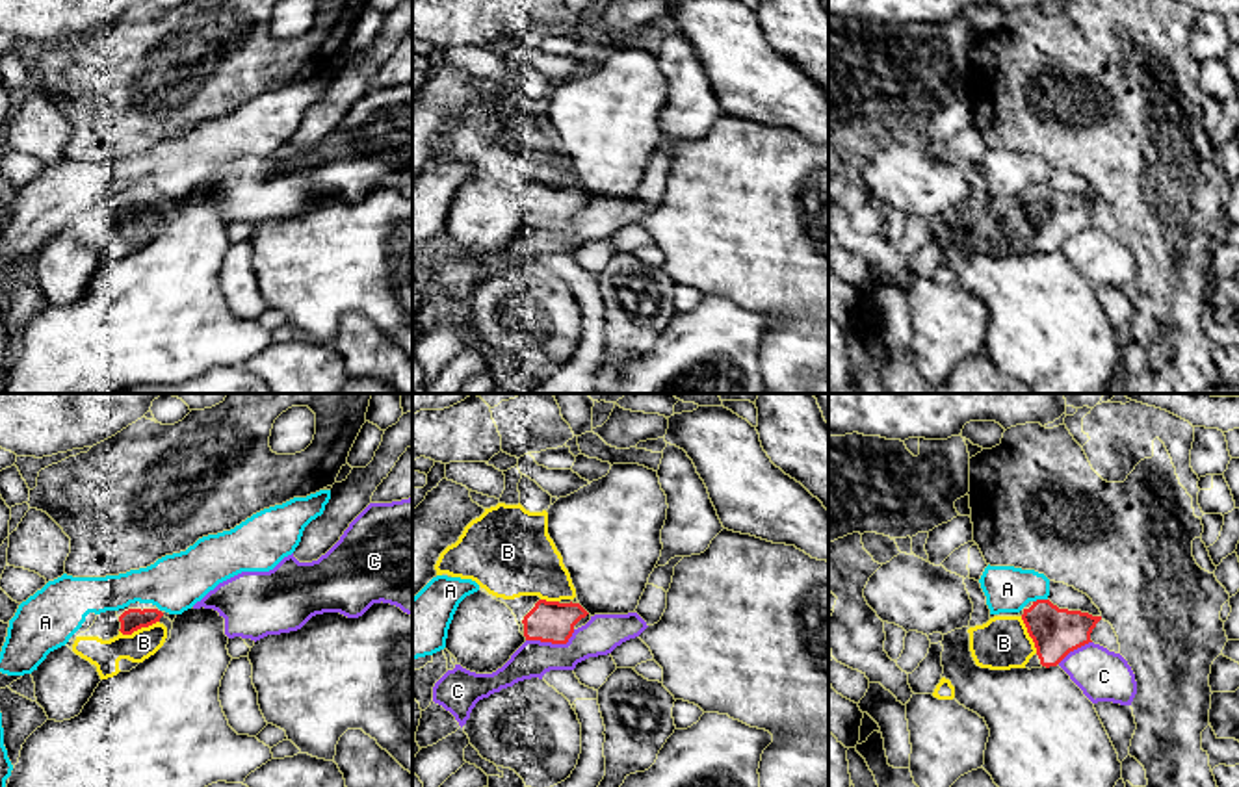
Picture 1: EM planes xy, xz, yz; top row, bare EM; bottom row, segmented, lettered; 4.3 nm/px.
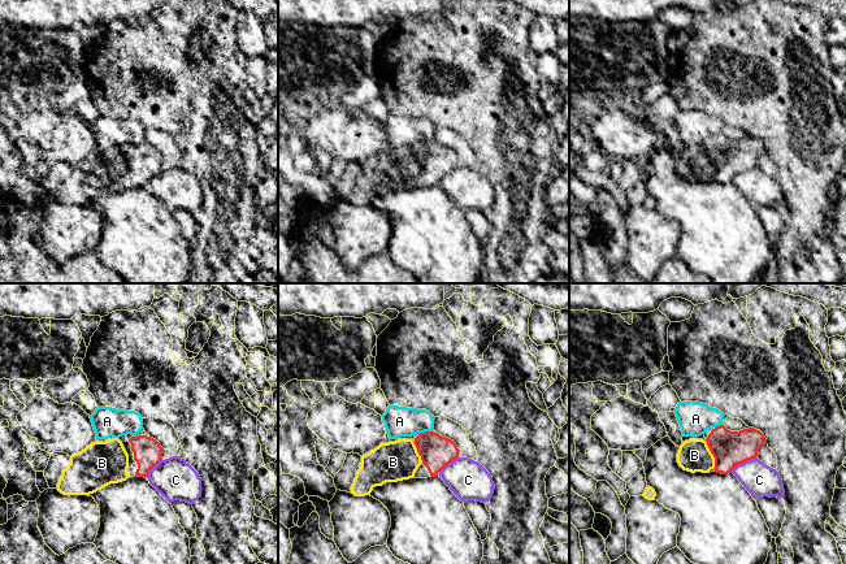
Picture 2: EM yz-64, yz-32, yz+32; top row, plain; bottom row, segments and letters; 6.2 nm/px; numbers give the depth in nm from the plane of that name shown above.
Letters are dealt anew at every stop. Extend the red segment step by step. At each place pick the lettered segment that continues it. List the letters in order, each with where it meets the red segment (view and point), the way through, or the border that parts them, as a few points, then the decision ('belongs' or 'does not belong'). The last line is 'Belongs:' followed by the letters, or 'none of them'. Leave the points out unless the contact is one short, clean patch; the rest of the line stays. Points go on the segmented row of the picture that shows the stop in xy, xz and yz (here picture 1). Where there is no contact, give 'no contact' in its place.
A: meets red in yz at (1039, 600); border along yz (1046, 598), (1033, 602); does not belong
B: meets red in xy at (138, 628); belongs
C: meets red in xz at (552, 643); border along xz (574, 630), (565, 643), (526, 639); does not belong
Belongs: B

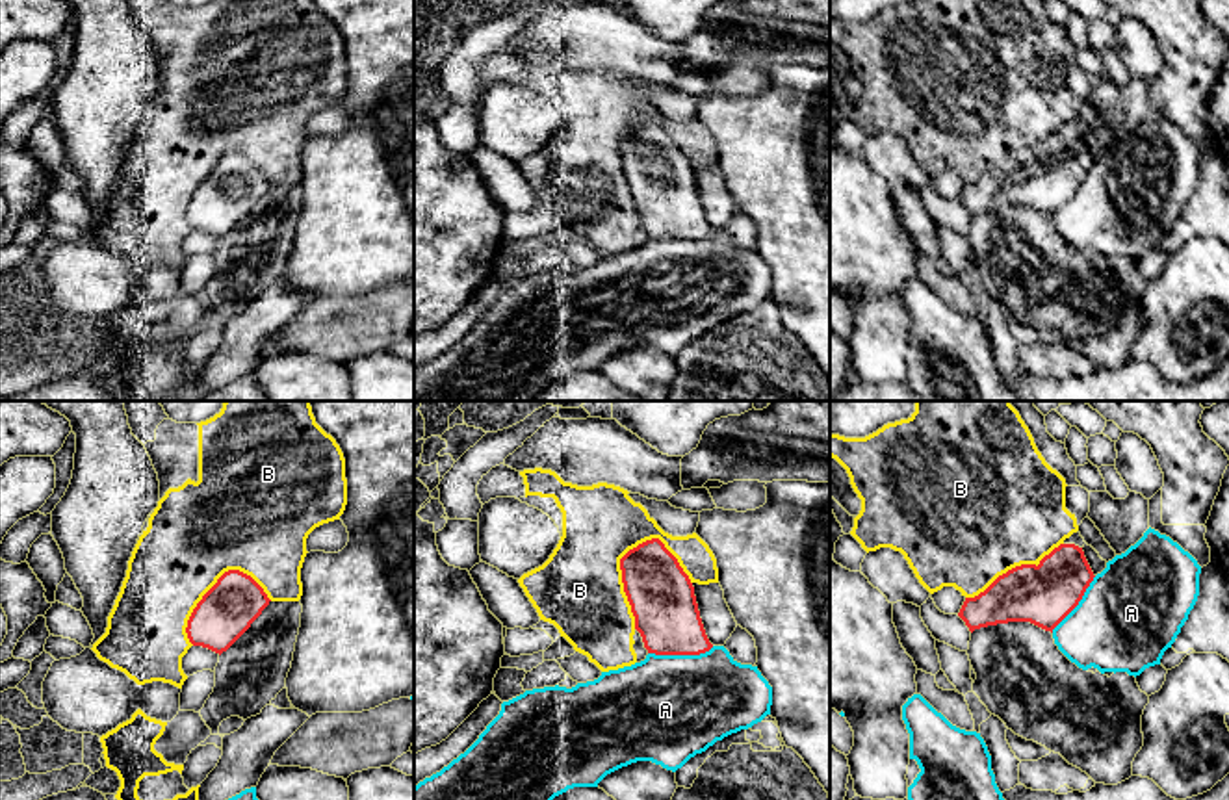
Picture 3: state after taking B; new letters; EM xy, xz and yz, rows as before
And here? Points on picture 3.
A: meets red in xz at (680, 654); border along xz (713, 646), (698, 654), (648, 654); does not belong
B: meets red in xz at (622, 576); does not belong
Belongs: none of them

